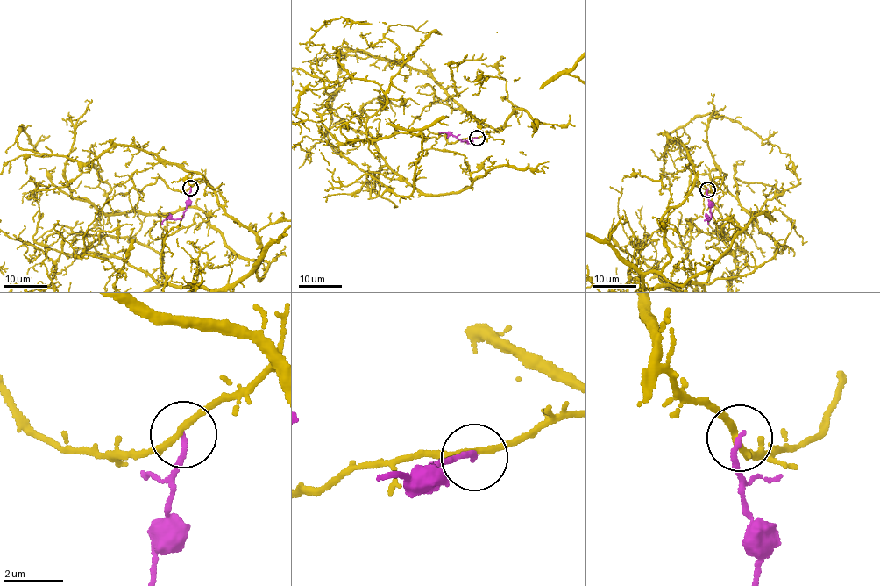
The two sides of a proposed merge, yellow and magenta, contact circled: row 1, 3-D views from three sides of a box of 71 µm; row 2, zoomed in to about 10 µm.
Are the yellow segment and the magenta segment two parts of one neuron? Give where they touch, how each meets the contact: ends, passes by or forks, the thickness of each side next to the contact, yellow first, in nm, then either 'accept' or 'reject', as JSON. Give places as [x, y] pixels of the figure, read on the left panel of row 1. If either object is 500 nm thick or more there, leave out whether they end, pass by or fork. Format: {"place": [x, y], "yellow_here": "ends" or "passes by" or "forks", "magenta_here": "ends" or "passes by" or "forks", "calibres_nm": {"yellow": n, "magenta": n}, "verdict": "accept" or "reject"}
{"place": [190, 188], "yellow_here": "passes by", "magenta_here": "ends", "calibres_nm": {"yellow": 200, "magenta": 180}, "verdict": "reject"}

